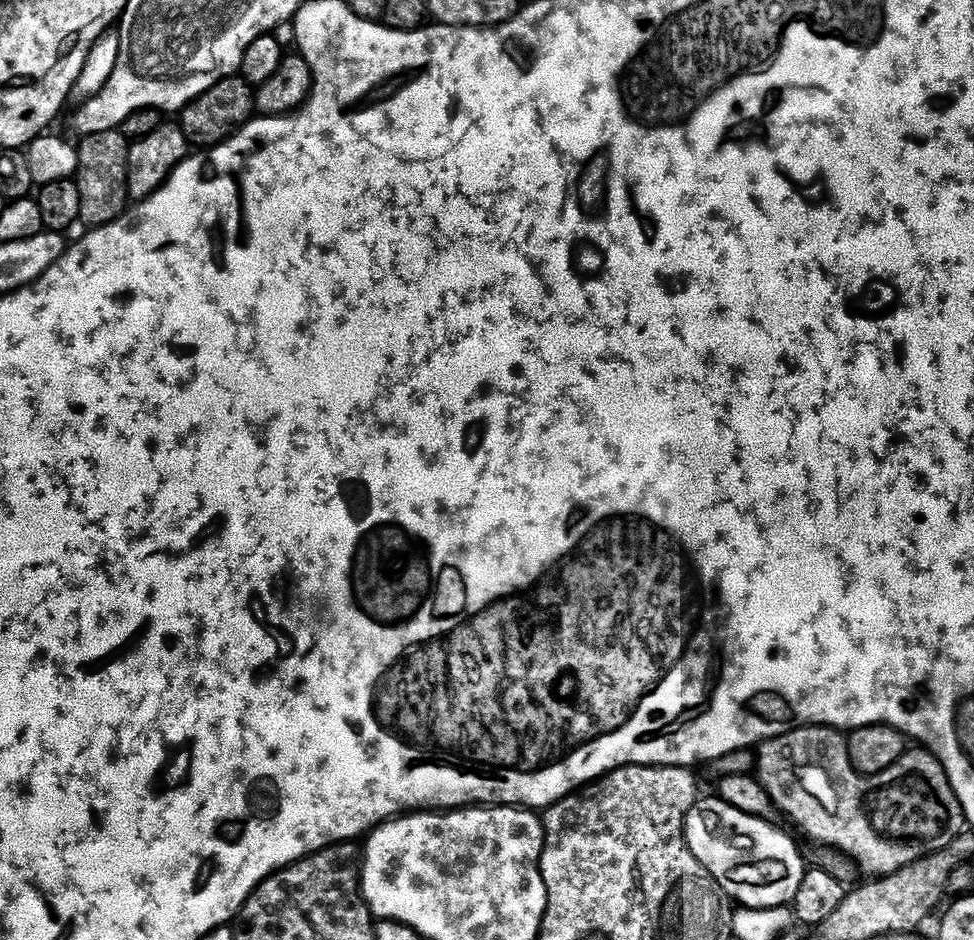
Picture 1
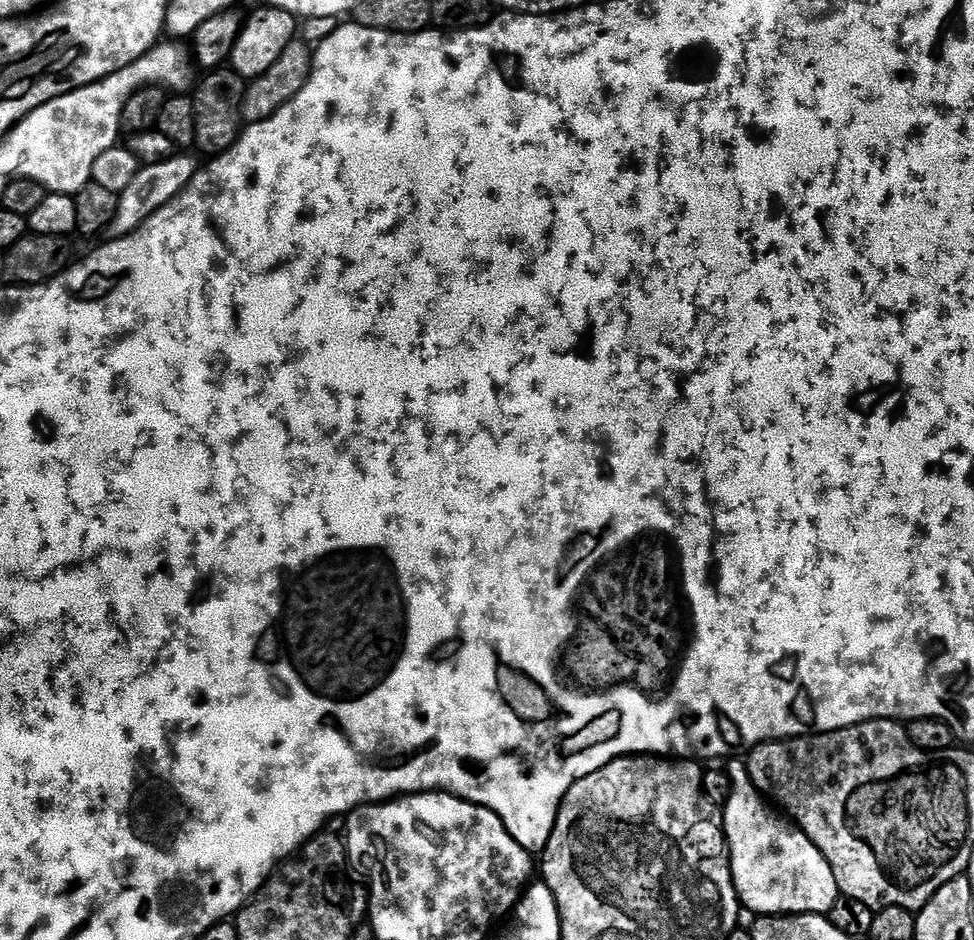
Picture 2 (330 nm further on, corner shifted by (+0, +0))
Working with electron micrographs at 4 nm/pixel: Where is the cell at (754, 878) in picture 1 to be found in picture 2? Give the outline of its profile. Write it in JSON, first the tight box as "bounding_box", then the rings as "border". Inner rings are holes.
{"bounding_box":[722,767,842,916],"border":[[[729,767],[727,774],[730,787],[728,801],[722,806],[722,827],[724,842],[728,845],[728,863],[732,865],[732,885],[736,888],[741,905],[747,911],[749,908],[760,916],[783,916],[802,912],[830,913],[842,893],[836,884],[828,859],[783,815],[775,816],[771,812],[773,809],[769,801],[760,795],[752,779],[748,777],[747,767]]]}

